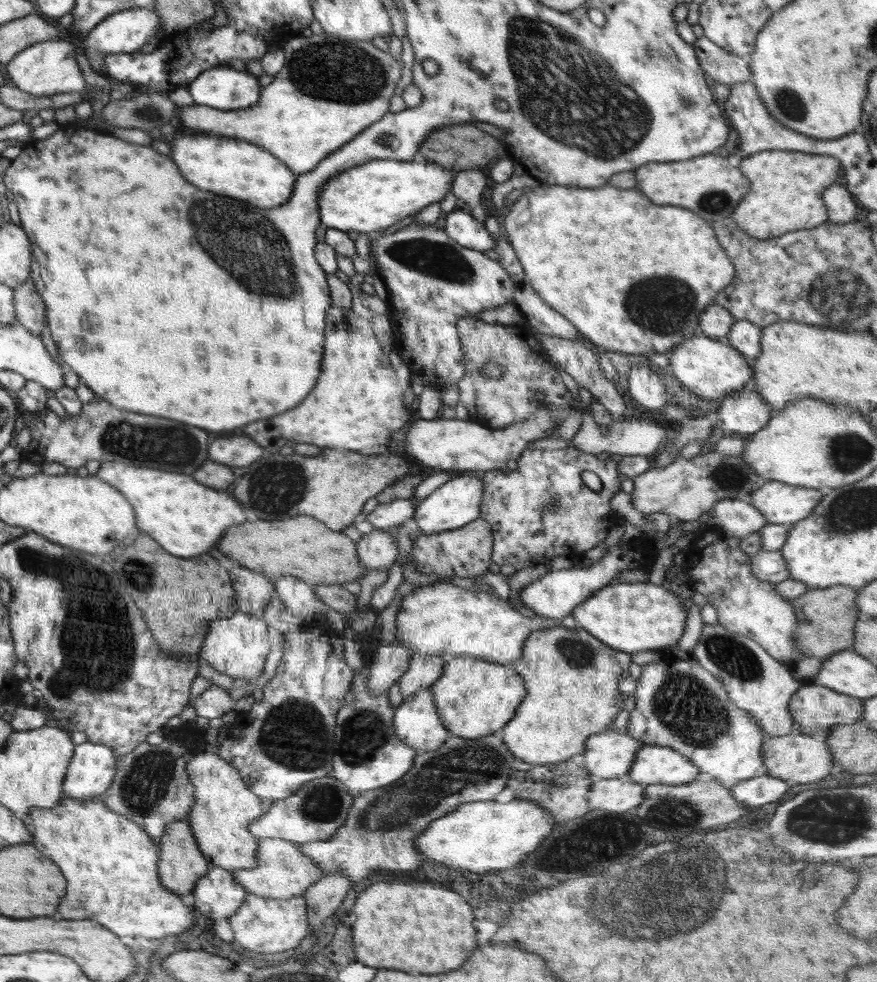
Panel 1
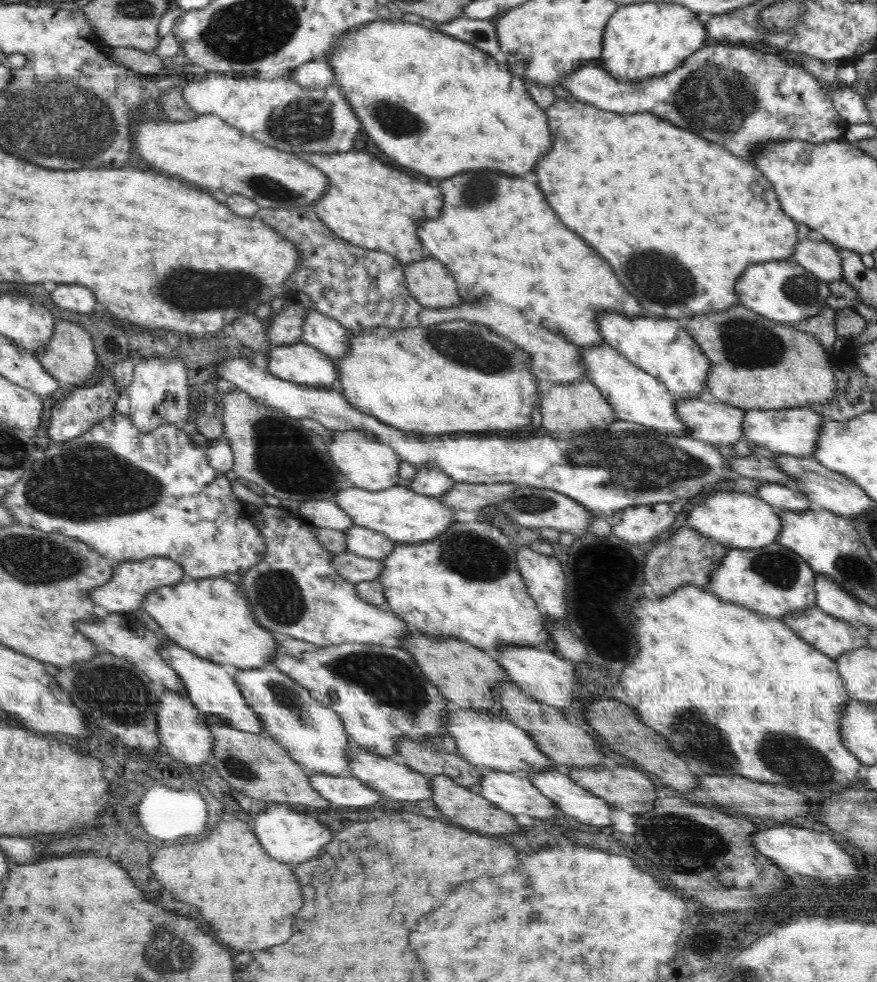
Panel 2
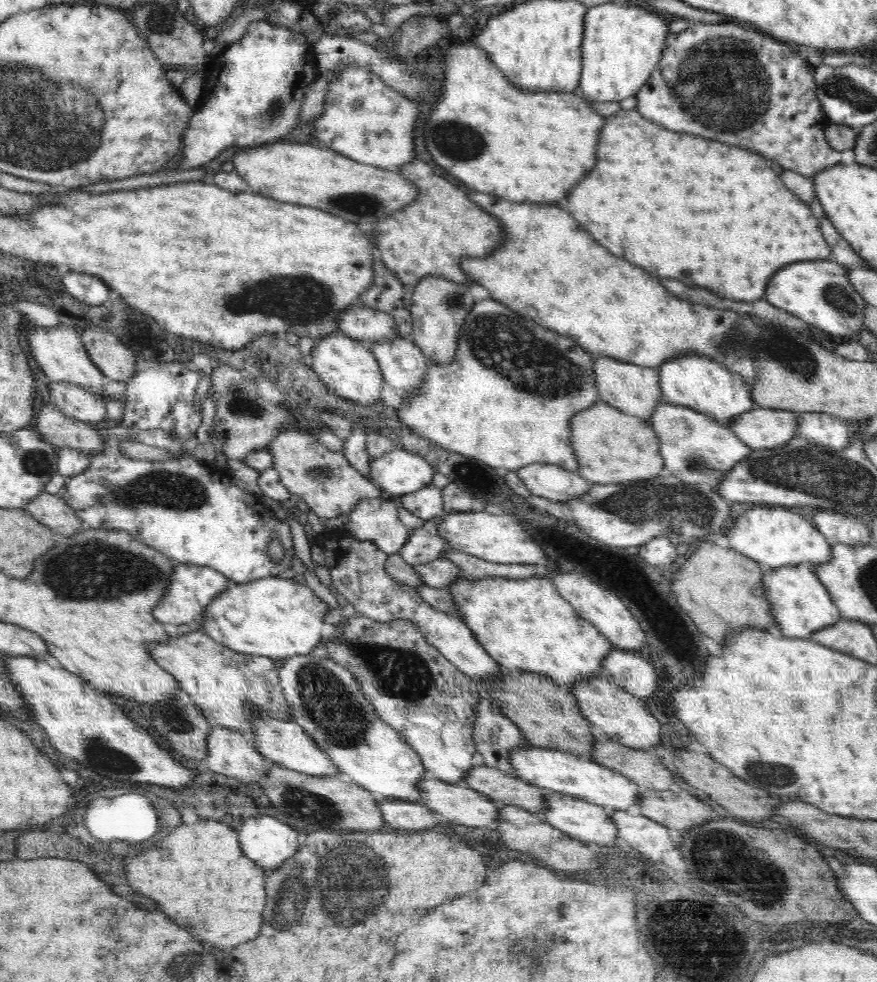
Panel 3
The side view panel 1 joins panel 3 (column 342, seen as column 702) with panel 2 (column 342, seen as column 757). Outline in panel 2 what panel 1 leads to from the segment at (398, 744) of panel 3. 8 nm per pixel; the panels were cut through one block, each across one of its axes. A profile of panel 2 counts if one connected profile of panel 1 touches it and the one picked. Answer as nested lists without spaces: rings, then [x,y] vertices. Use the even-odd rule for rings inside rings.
[[[272,662],[257,669],[239,669],[234,681],[241,687],[244,701],[262,719],[264,734],[274,737],[306,771],[330,776],[346,774],[350,766],[348,744],[353,742],[336,711],[320,703],[312,693]]]

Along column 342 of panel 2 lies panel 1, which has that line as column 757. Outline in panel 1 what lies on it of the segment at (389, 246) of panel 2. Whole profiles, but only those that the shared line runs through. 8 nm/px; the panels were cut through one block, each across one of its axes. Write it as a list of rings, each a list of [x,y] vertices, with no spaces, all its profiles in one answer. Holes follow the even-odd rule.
[[[758,152],[740,159],[738,168],[750,179],[750,190],[742,197],[730,218],[746,234],[760,240],[778,238],[786,232],[814,228],[829,221],[822,193],[831,184],[842,182],[840,161],[834,156],[804,154],[804,152]]]

